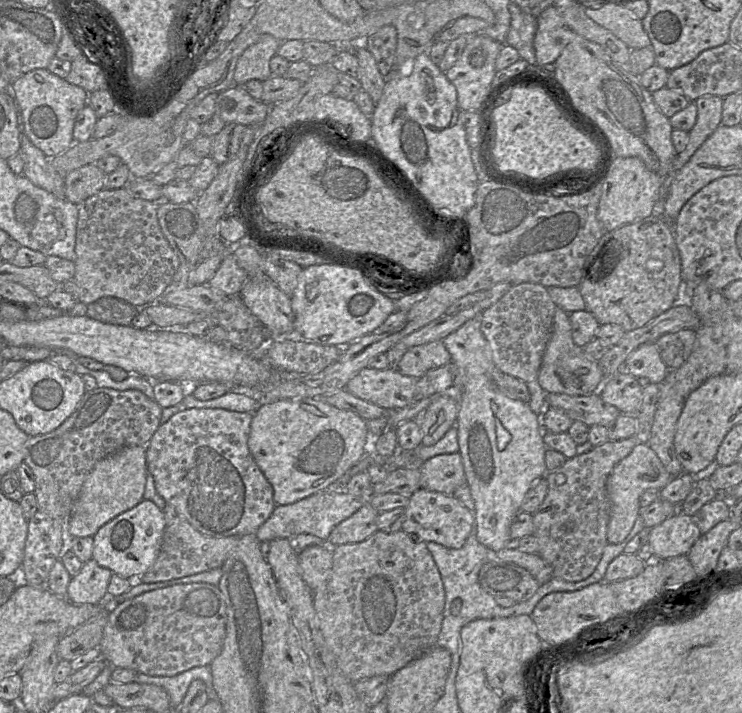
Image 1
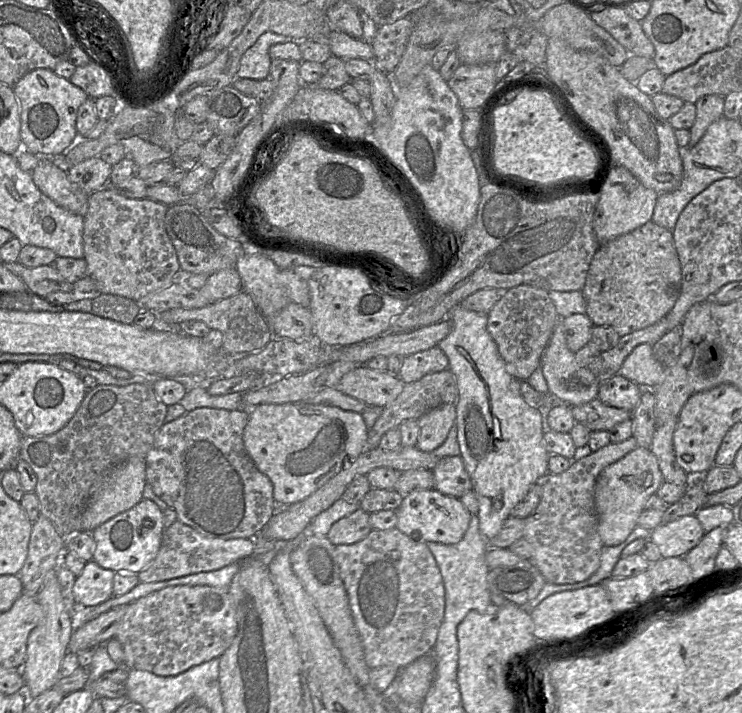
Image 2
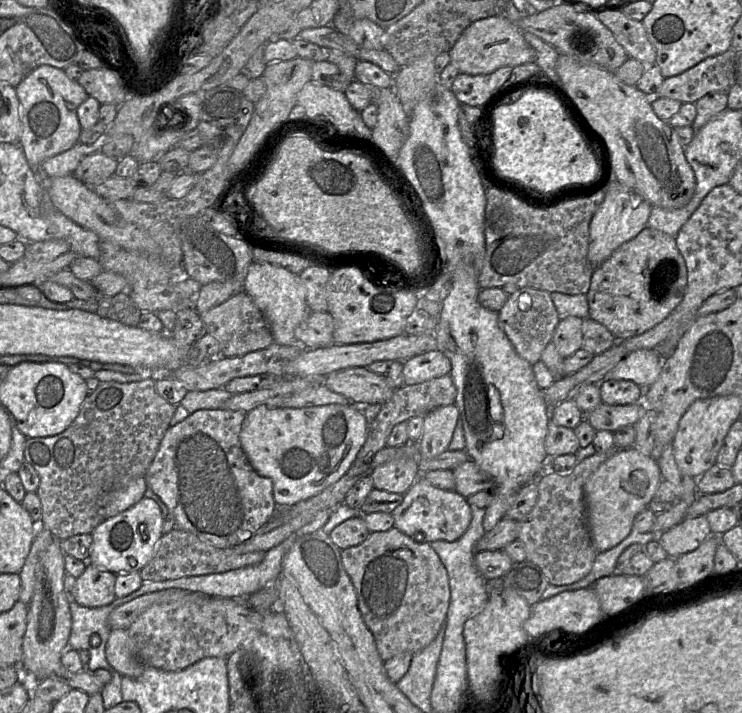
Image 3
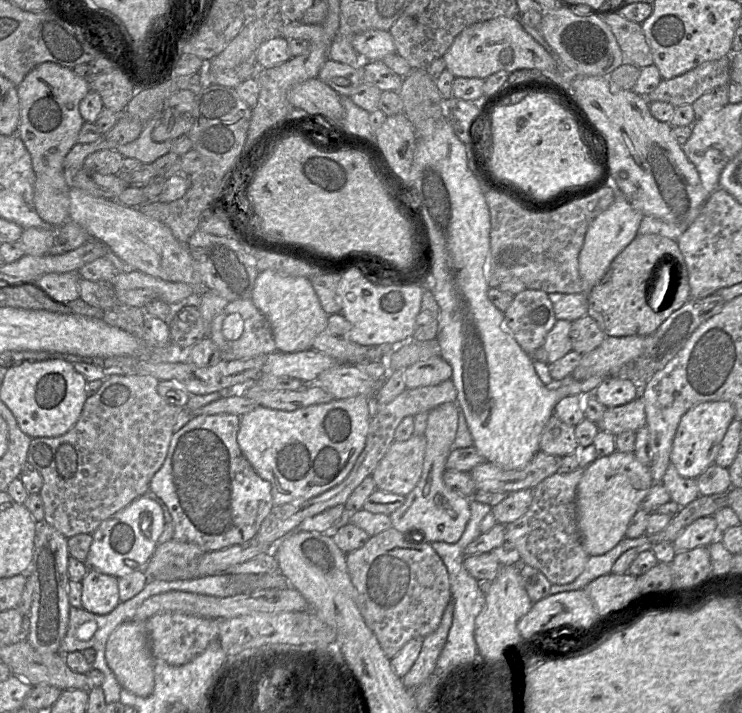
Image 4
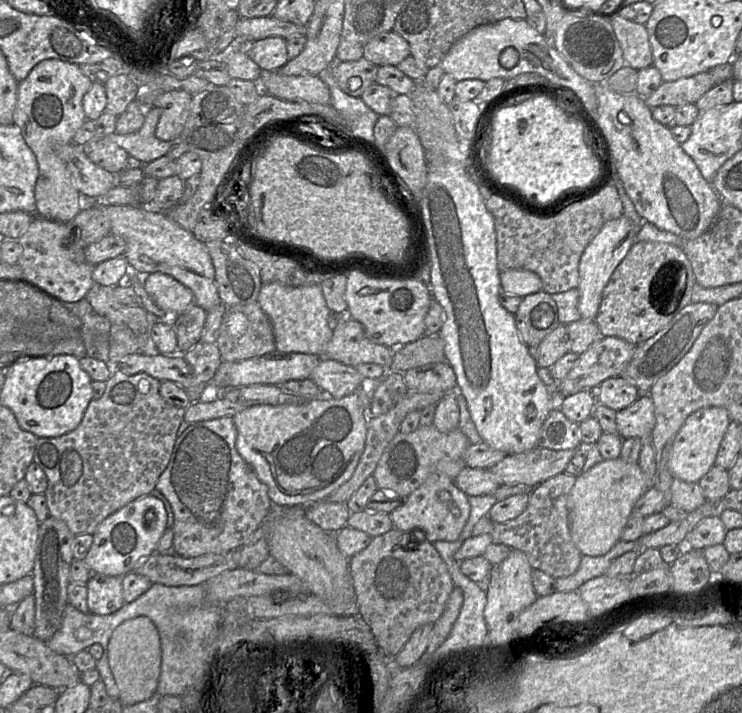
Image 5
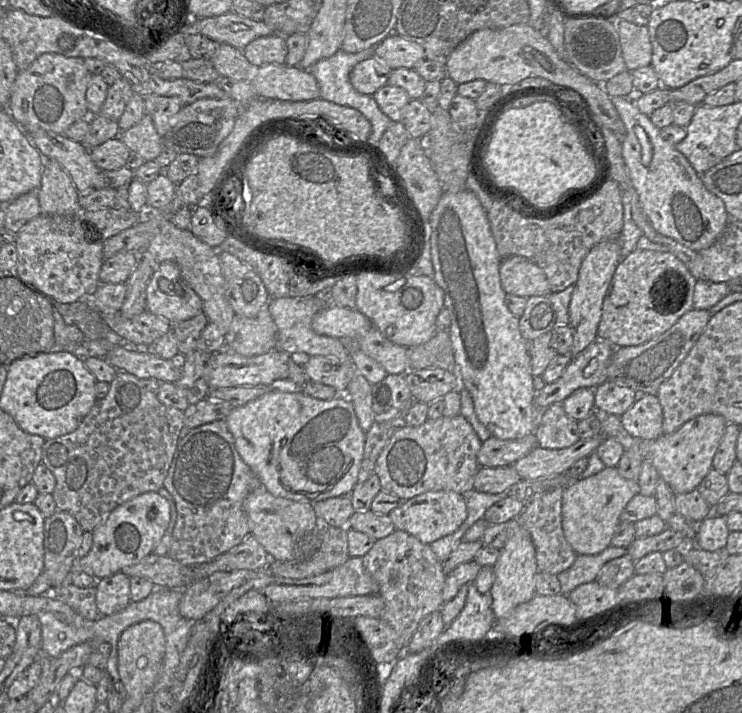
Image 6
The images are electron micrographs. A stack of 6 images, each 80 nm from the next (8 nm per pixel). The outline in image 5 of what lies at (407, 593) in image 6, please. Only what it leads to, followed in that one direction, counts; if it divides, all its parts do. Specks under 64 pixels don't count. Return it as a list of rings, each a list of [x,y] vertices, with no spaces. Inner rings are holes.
[[[392,528],[373,537],[365,549],[349,558],[349,572],[355,591],[357,613],[371,628],[387,659],[396,657],[418,627],[437,621],[454,588],[446,564],[433,544],[426,541],[421,530],[401,531]]]

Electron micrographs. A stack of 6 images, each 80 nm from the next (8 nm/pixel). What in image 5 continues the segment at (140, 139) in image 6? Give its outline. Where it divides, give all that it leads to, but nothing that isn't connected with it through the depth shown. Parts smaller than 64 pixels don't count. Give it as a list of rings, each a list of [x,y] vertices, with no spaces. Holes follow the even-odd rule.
[[[147,108],[145,121],[138,131],[130,134],[112,133],[99,140],[115,142],[126,150],[129,156],[138,159],[143,165],[148,164],[166,156],[171,147],[171,142],[159,140],[155,136],[160,116],[160,108]]]

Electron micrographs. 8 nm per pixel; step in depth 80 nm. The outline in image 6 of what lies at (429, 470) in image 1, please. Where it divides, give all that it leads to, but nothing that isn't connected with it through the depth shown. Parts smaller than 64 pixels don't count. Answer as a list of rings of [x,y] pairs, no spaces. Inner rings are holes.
[[[601,433],[590,439],[580,439],[568,448],[545,449],[536,447],[511,466],[522,480],[534,480],[565,473],[576,461],[595,452],[604,437]]]

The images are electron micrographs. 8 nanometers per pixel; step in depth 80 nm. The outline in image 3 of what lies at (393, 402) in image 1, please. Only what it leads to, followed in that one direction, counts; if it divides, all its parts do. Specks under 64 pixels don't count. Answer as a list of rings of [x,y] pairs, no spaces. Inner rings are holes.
[[[367,367],[333,371],[326,376],[325,386],[345,396],[349,404],[361,407],[368,404],[384,404],[395,392],[395,389],[389,386],[386,375],[374,373]]]

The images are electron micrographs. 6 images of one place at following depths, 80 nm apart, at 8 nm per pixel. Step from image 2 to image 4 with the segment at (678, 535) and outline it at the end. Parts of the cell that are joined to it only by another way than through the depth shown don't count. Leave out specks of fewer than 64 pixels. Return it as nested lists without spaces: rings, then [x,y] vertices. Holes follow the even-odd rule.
[[[714,516],[697,519],[675,539],[673,545],[676,551],[687,551],[697,547],[708,547],[721,533]]]

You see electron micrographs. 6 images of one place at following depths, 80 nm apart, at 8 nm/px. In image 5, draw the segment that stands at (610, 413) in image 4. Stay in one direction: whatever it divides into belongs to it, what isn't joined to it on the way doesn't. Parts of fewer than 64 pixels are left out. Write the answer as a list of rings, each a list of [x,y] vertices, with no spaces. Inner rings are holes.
[[[649,395],[637,398],[630,406],[616,411],[618,435],[622,439],[640,438],[651,441],[655,426],[654,403]]]

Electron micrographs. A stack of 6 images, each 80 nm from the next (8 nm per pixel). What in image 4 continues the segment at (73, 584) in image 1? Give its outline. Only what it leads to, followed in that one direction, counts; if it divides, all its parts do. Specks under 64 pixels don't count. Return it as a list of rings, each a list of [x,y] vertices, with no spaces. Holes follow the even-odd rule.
[[[89,569],[81,583],[81,601],[85,610],[94,614],[108,614],[120,603],[117,577]]]

